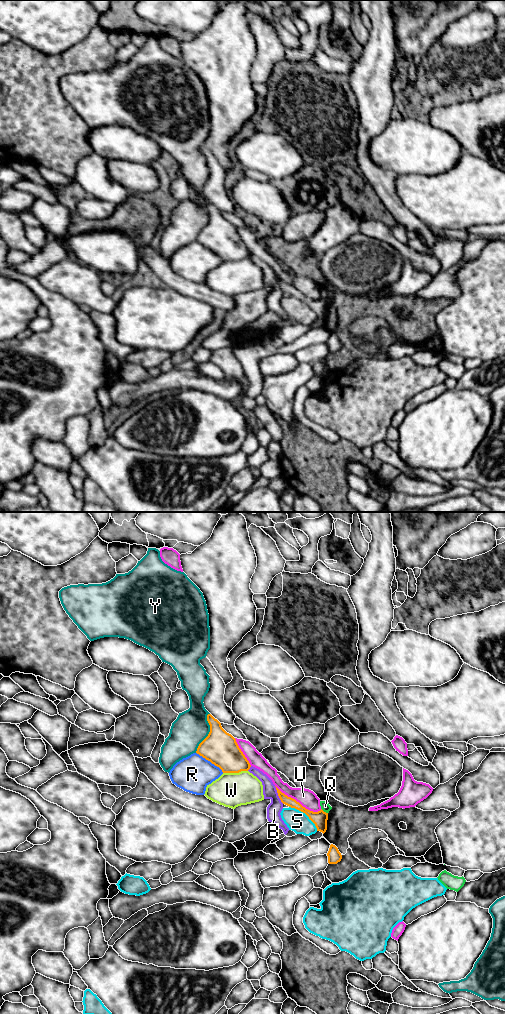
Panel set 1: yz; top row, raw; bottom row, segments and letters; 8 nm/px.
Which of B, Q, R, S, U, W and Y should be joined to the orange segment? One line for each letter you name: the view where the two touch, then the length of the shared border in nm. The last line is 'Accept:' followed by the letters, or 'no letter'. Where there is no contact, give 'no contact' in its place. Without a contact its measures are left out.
Accept: no letter

